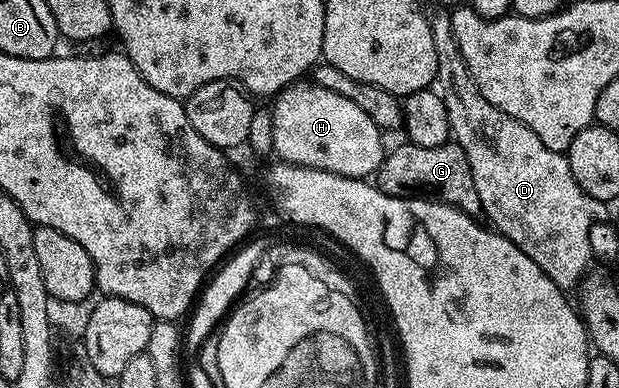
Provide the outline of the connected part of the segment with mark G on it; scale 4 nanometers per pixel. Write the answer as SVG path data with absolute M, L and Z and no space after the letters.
M453 140L436 148L405 145L391 149L378 165L376 185L380 192L397 198L433 198L456 207L469 218L478 218L482 214L480 196L476 193L476 180L472 180L472 168L468 168L468 156L464 156L464 148L460 148Z

